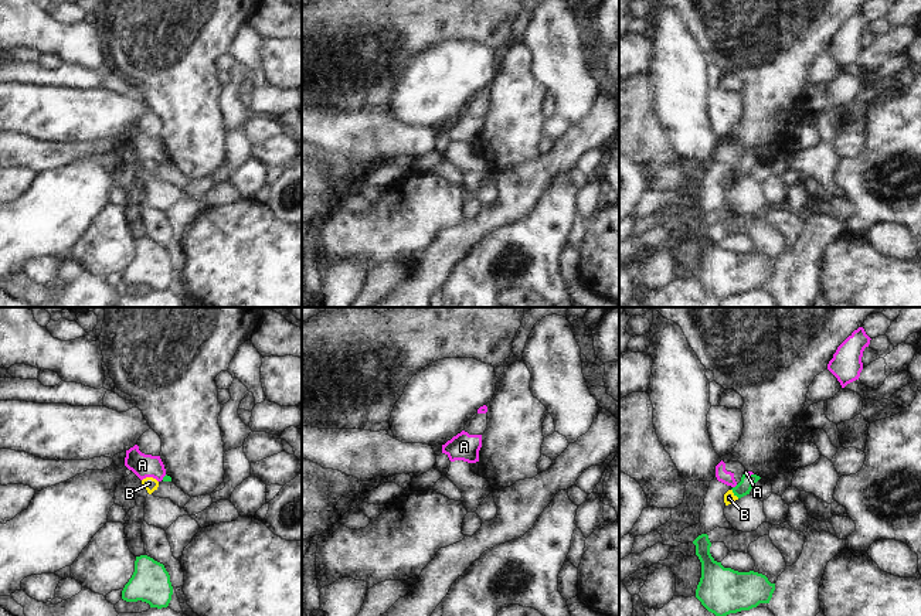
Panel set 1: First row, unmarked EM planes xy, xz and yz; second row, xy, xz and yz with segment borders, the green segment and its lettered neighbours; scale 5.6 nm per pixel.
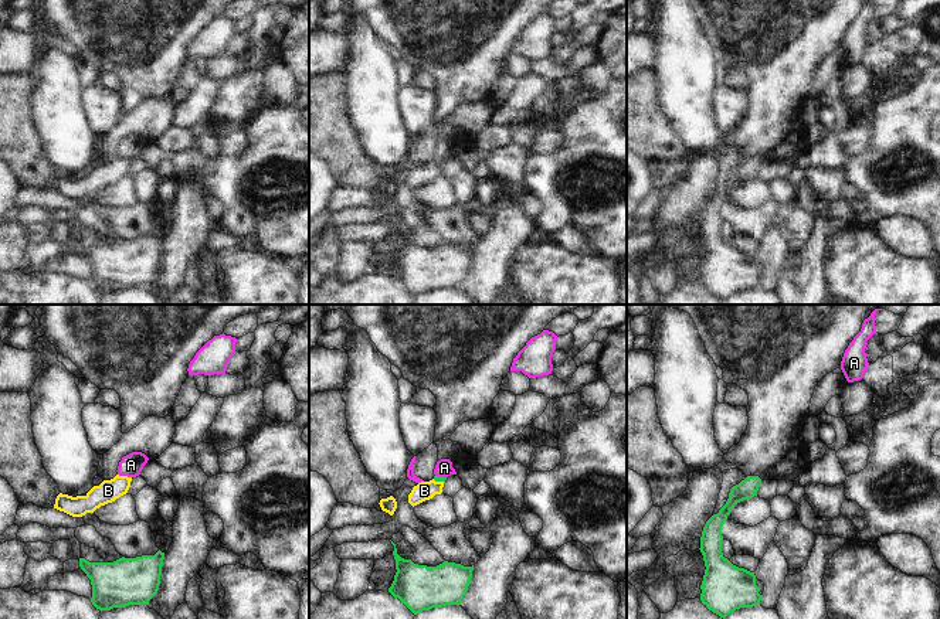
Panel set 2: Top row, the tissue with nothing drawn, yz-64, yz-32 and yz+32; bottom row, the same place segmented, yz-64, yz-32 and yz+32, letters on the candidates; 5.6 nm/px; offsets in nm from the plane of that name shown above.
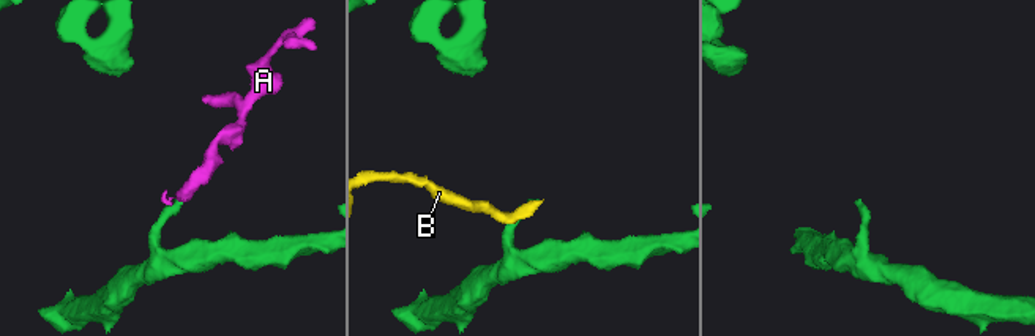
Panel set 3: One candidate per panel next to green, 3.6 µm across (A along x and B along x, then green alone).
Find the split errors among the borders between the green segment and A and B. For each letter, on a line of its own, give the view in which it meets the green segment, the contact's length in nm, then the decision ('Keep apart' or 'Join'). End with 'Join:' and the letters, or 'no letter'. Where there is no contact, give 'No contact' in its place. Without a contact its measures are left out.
A: Touches green in yz. Shared border 40 nm. Join
B: Touches green in yz. Shared border 70 nm. Keep apart
Join: A

